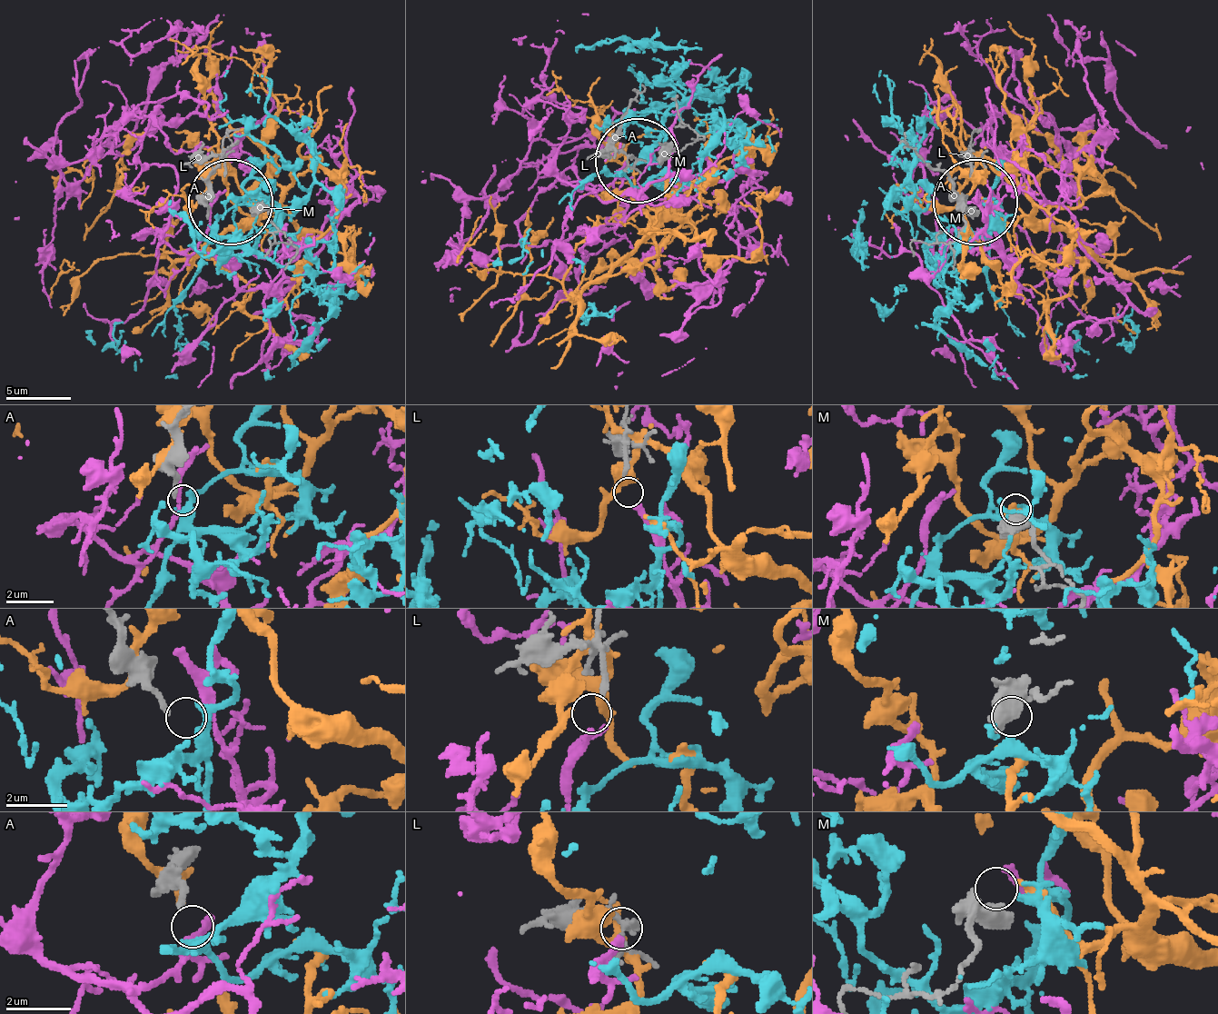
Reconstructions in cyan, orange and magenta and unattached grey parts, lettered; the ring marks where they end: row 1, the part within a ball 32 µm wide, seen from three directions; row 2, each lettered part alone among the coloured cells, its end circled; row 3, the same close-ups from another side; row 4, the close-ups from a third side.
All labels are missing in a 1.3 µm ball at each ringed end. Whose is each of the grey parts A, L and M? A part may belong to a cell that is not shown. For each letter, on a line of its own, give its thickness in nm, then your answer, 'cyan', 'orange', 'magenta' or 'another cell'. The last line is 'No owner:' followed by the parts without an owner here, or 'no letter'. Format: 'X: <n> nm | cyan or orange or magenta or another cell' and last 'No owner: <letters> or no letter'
A: 160 nm | cyan
L: 170 nm | magenta
M: 650 nm | orange
No owner: no letter

